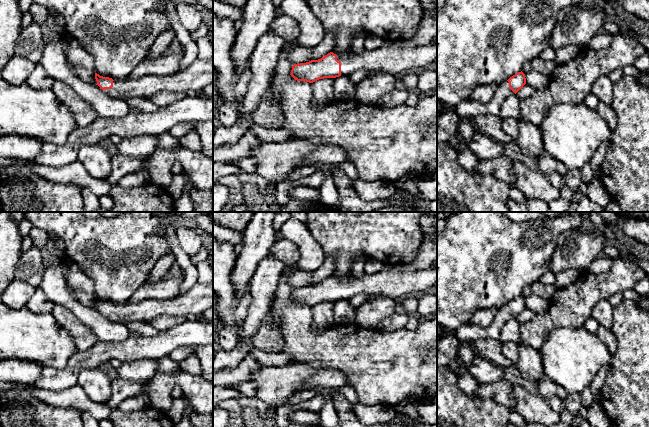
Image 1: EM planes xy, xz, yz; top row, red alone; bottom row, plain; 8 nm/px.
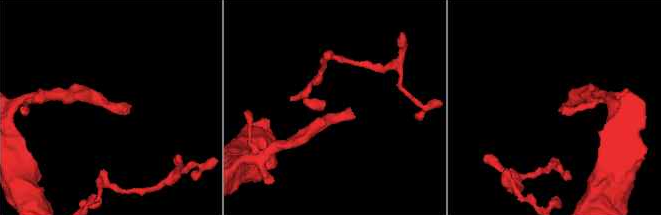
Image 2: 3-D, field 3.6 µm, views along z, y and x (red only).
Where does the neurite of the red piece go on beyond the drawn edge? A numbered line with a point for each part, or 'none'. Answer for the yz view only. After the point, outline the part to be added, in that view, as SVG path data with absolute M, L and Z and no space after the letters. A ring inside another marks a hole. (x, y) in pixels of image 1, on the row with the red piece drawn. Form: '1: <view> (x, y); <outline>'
1: yz (466, 109); M505 81L497 86L496 92L489 103L482 104L467 99L460 102L454 108L449 108L437 100L437 114L445 113L453 109L461 119L469 119L482 114L492 114L498 116L503 101L513 94L515 93L509 88L509 82Z

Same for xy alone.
1: xy (199, 74); M196 59L189 67L184 71L169 76L144 76L136 80L114 80L113 87L111 89L105 89L104 92L109 96L120 99L127 99L129 97L142 97L146 95L150 98L156 92L159 91L172 91L172 92L186 92L193 90L199 92L206 86L213 83L213 59L200 60Z

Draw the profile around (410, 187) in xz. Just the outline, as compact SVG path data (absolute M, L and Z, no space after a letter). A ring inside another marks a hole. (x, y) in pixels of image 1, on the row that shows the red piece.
M416 178L411 179L407 182L401 182L398 180L394 182L394 184L397 191L402 191L402 192L405 192L405 193L417 196L417 197L421 195L417 186Z

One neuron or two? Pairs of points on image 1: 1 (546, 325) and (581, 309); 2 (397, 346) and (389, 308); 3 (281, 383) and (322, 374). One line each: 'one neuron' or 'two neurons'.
1: one neuron
2: two neurons
3: one neuron

